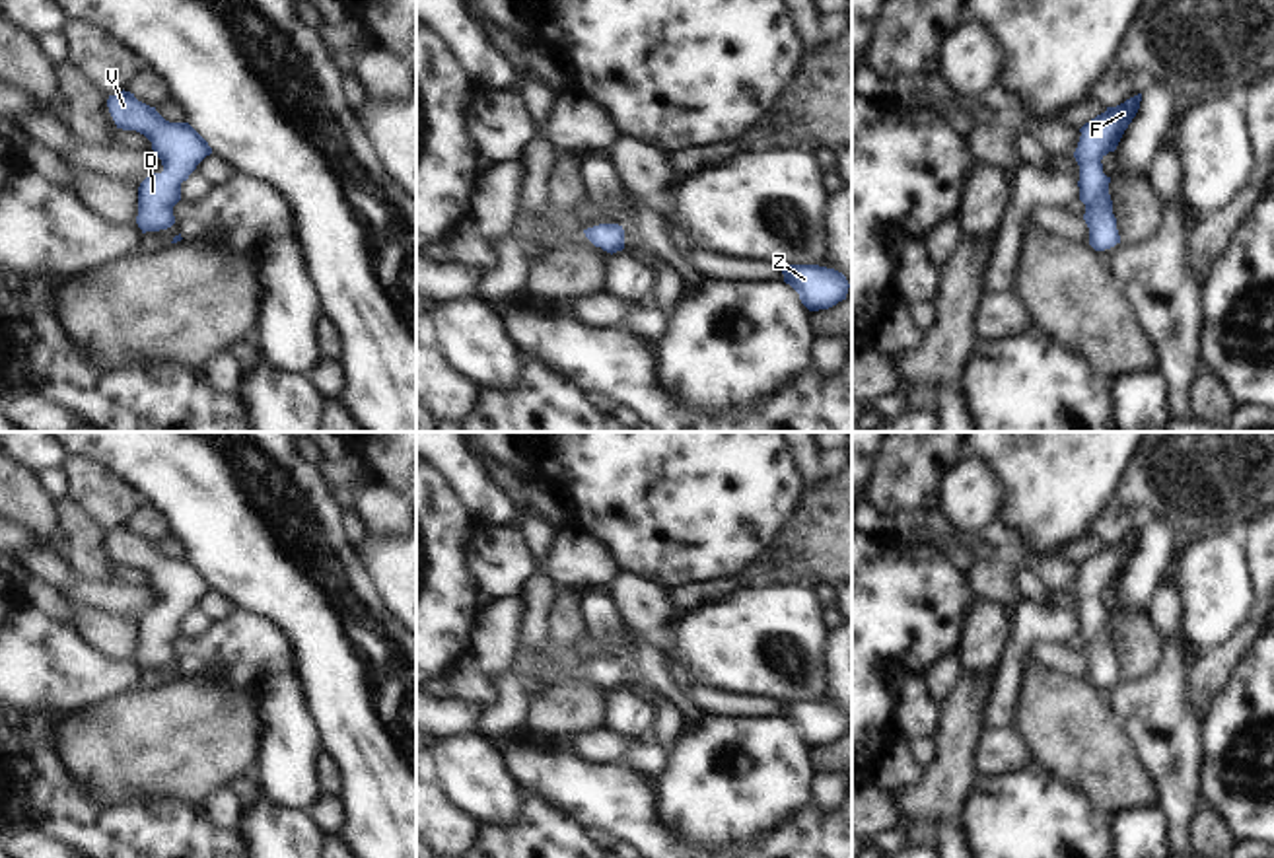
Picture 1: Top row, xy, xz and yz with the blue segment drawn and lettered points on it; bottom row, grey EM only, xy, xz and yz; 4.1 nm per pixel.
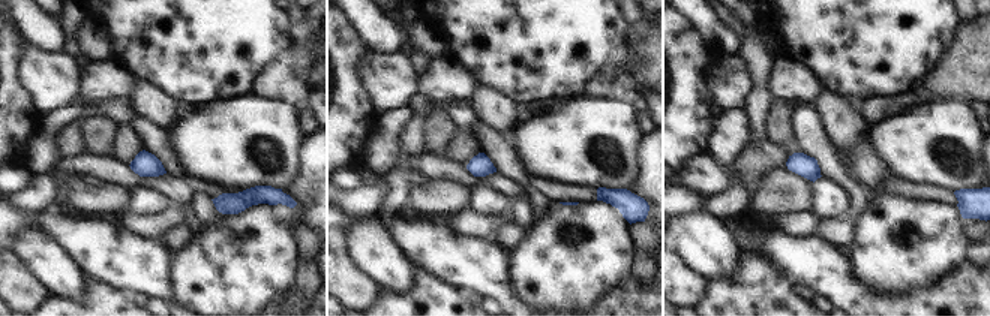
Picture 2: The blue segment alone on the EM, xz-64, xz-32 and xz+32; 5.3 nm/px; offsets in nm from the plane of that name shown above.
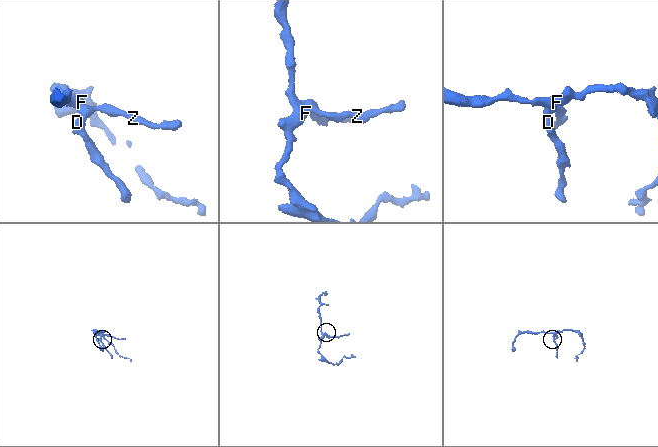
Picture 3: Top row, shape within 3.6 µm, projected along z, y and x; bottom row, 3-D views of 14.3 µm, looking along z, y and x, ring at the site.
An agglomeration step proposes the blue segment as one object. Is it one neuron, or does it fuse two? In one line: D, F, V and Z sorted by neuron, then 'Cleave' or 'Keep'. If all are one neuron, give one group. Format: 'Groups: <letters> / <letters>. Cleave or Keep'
Groups: D F V Z. Keep

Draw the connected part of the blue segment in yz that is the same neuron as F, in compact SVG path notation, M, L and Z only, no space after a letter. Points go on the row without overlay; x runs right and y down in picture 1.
M1142 529L1085 558L1074 593L1079 601L1079 636L1085 640L1083 656L1089 663L1089 681L1105 687L1120 679L1113 636L1109 630L1111 613L1103 609L1101 595L1115 588L1124 566L1140 545Z

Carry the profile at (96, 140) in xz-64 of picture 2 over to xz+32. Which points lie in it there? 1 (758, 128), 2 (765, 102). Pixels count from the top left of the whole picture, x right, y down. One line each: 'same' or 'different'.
1: different
2: different

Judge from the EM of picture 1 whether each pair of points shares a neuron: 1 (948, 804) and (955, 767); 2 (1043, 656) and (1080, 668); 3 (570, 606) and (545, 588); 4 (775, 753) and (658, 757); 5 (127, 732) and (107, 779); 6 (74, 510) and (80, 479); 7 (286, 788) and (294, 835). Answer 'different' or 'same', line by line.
1: same
2: same
3: different
4: different
5: same
6: different
7: different

